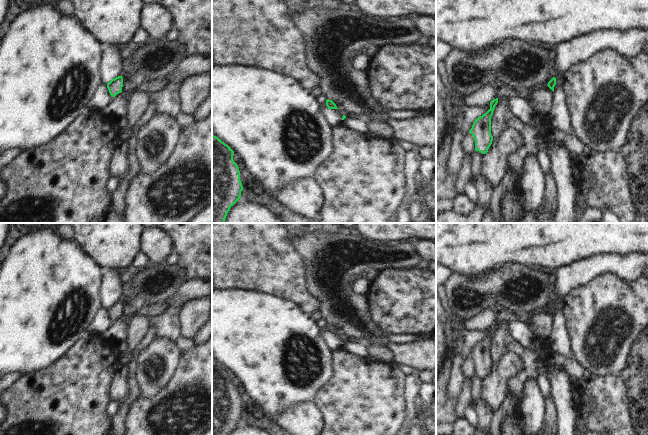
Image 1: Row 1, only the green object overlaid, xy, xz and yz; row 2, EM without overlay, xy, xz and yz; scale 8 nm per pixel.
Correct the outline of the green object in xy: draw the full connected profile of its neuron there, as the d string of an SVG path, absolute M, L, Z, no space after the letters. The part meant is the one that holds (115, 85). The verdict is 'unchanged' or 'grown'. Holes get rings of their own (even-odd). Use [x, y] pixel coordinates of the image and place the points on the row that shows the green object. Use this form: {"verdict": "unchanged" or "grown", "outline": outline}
{"verdict": "unchanged", "outline": "M118 76L107 83L107 88L112 97L115 97L117 94L121 93L122 87L123 87L122 76Z"}

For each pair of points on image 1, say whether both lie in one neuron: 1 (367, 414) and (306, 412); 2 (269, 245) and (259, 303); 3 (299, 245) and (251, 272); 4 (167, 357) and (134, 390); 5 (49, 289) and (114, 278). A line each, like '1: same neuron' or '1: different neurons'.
1: different neurons
2: different neurons
3: different neurons
4: different neurons
5: different neurons

